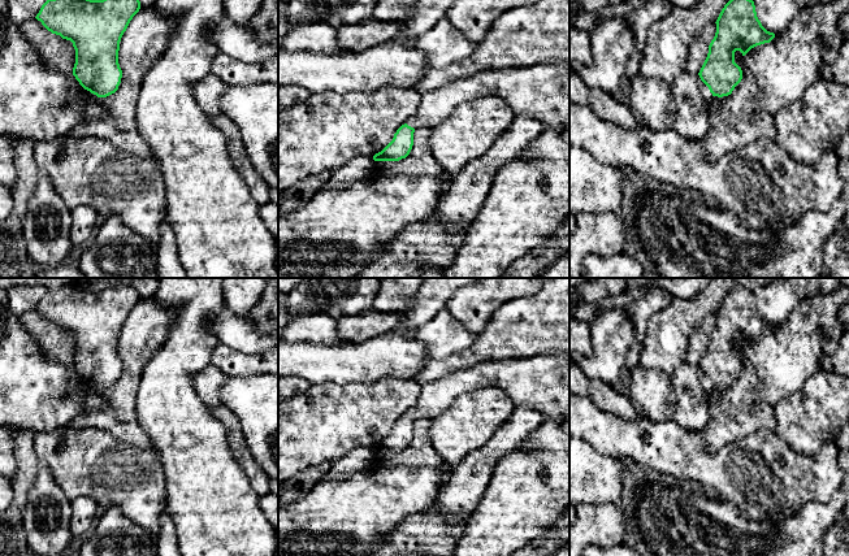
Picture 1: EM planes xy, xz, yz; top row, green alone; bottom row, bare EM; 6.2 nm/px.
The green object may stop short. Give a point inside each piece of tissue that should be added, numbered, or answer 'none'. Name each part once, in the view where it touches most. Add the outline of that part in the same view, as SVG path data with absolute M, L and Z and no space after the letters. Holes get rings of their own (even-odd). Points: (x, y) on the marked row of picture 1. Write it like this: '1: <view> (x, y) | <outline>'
1: yz (705, 91) | M701 81L701 94L703 99L709 101L712 99L712 94L710 92L709 87L702 81Z

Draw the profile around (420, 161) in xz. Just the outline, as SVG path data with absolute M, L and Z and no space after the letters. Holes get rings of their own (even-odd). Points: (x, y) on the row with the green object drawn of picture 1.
M429 127L416 129L413 133L413 145L410 155L399 161L374 161L374 174L378 177L395 175L428 175L441 177L443 168L432 156L429 147Z

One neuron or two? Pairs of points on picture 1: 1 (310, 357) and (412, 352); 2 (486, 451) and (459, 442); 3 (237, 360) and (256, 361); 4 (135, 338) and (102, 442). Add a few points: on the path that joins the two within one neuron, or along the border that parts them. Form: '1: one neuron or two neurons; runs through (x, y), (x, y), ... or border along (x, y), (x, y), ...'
1: one neuron; runs through (336, 357), (386, 356)
2: two neurons; border along (499, 426), (480, 447), (471, 451), (454, 467)
3: one neuron; runs through (242, 361), (251, 361)
4: two neurons; border along (76, 428), (100, 428), (133, 446)

